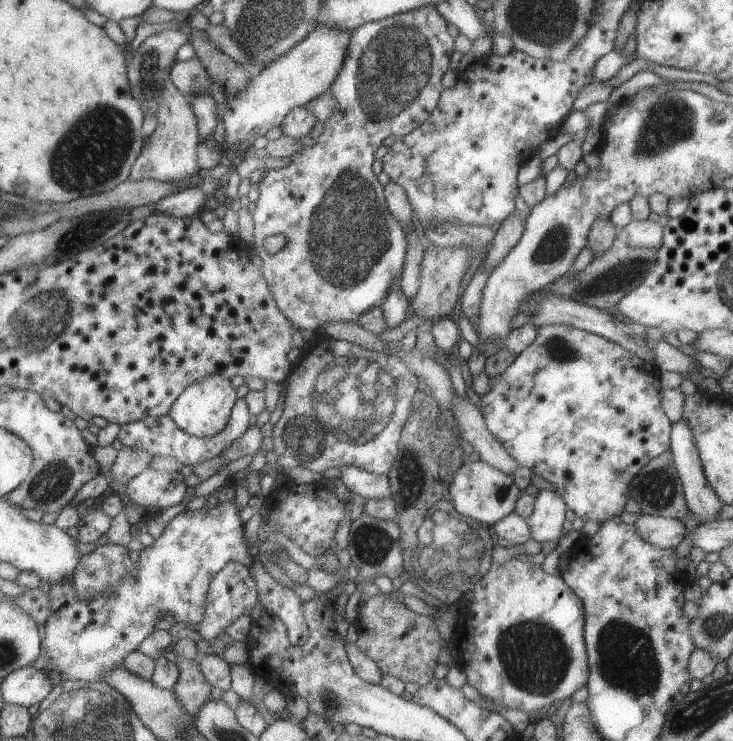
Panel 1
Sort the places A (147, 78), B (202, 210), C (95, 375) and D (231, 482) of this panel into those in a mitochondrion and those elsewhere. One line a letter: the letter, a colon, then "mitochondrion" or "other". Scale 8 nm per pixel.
A: mitochondrion
B: other
C: other
D: other

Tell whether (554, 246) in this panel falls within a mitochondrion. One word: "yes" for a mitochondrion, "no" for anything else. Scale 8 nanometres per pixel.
yes

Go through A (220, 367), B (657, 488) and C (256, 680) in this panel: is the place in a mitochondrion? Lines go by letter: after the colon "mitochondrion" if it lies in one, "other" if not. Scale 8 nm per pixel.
A: other
B: mitochondrion
C: other

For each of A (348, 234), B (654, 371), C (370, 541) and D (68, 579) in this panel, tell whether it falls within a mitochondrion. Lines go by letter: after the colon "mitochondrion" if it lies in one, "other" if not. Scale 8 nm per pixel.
A: mitochondrion
B: other
C: mitochondrion
D: other

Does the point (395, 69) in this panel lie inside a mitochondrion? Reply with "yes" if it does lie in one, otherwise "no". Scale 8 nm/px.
yes

